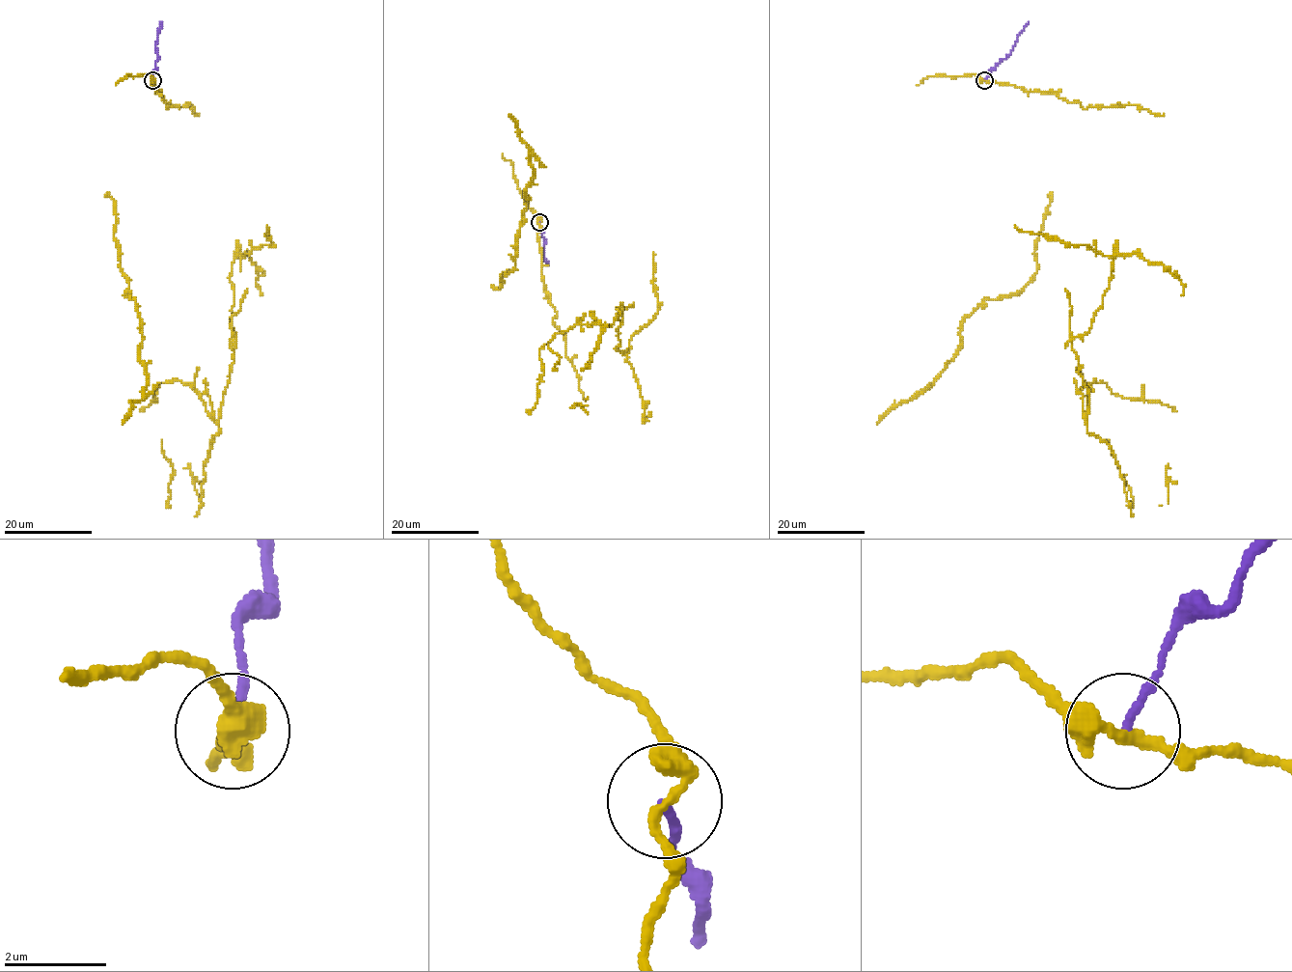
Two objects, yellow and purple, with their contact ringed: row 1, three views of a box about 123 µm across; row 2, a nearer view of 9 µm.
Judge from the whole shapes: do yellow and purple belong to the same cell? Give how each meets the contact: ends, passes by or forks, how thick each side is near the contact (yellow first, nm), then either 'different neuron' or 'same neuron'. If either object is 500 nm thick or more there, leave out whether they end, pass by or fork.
yellow passes by | purple ends | 280/140 nm | different neuron

